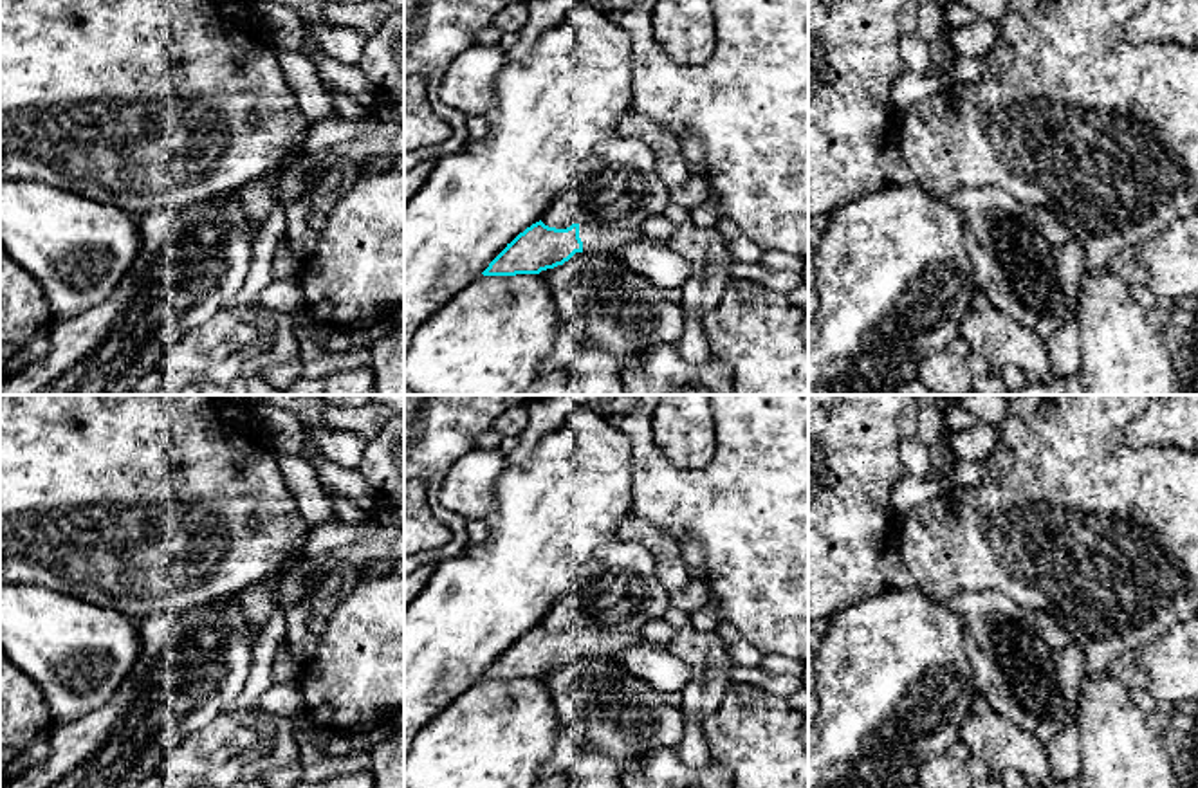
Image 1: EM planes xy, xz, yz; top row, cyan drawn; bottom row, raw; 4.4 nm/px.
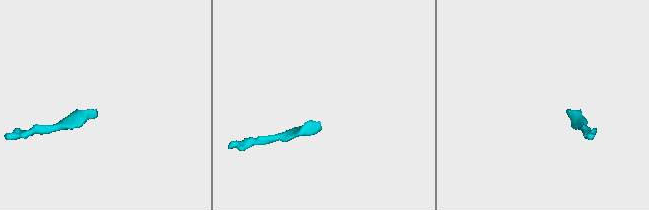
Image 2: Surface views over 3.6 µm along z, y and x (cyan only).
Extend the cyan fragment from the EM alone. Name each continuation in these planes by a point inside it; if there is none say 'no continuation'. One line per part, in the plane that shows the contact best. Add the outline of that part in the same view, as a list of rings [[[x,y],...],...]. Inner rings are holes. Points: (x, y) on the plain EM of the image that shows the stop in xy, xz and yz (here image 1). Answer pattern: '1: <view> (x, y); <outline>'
1: xz (603, 642); [[[579,628],[583,656],[613,658],[630,647],[646,646],[639,633],[619,633],[608,628]]]

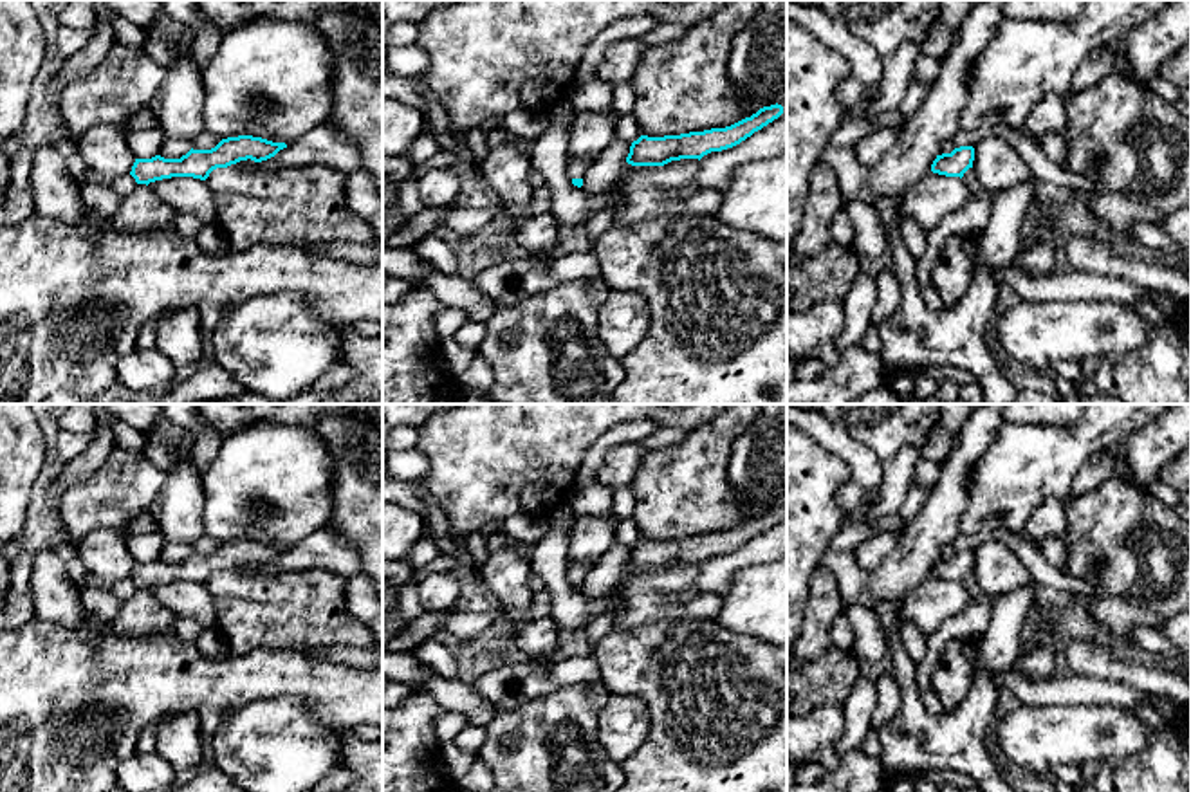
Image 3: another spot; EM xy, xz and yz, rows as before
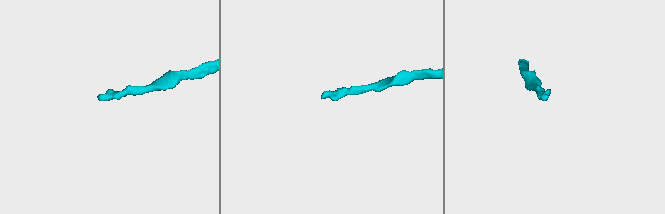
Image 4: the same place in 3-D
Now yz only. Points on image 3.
no continuation

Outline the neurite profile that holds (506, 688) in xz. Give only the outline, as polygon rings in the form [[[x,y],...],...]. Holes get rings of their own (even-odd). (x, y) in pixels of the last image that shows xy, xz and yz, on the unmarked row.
[[[592,657],[552,658],[549,664],[502,664],[478,677],[473,687],[496,711],[511,711],[529,700],[585,682],[599,682],[599,668]]]

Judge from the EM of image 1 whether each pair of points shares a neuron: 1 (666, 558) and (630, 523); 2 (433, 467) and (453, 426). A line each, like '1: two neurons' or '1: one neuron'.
1: one neuron
2: one neuron

